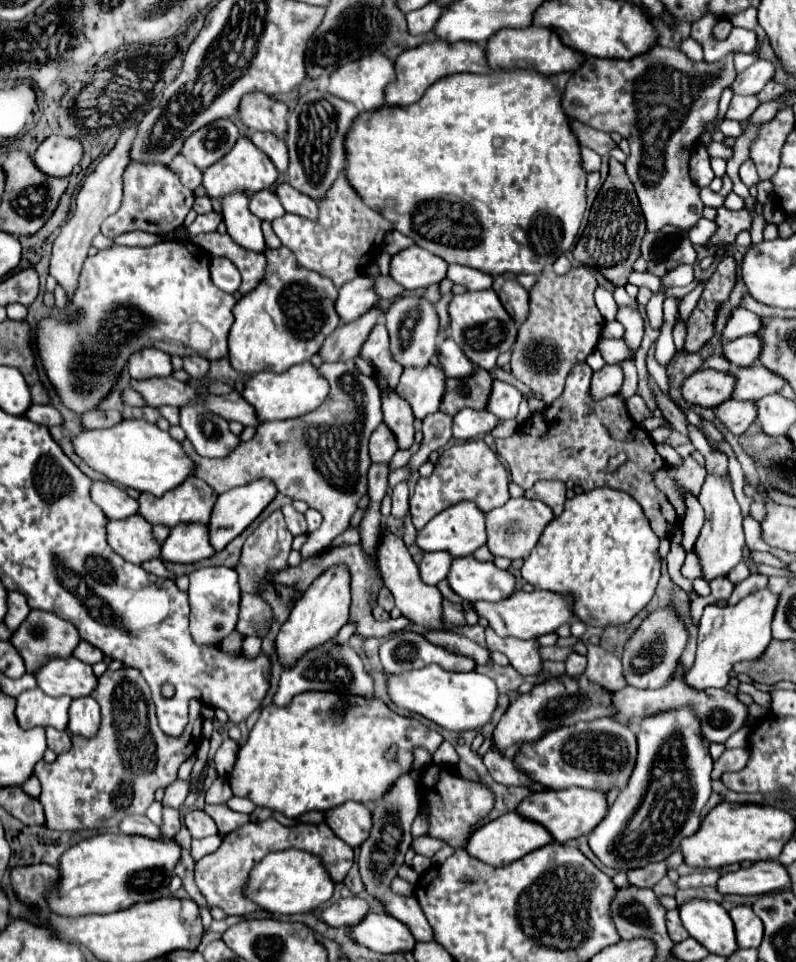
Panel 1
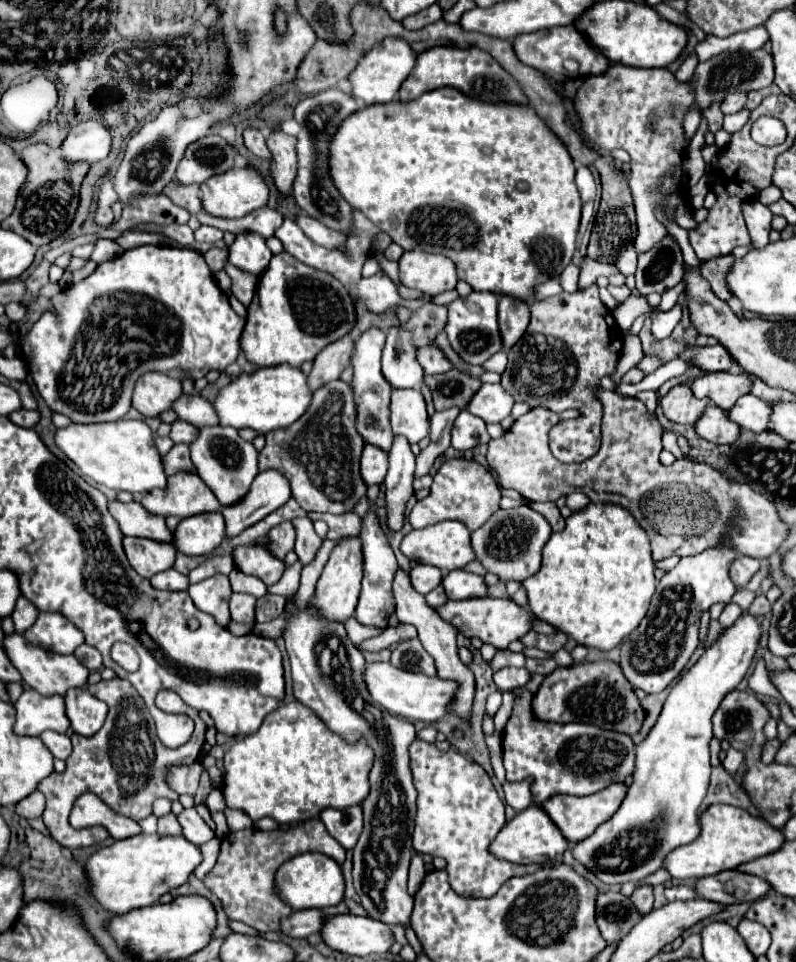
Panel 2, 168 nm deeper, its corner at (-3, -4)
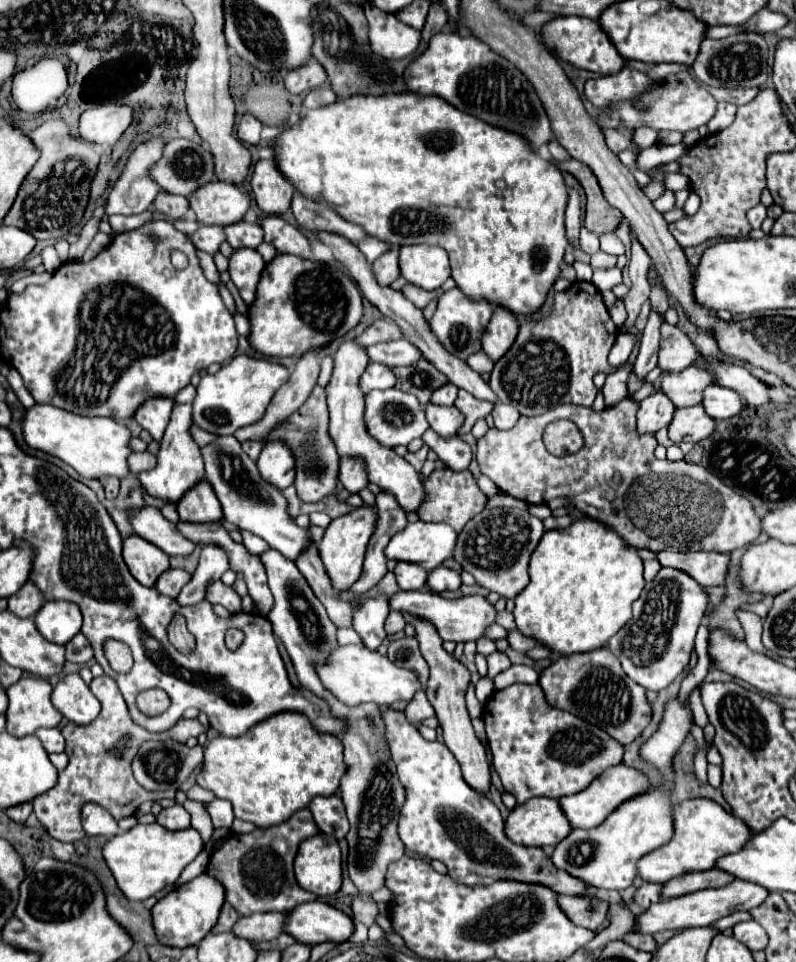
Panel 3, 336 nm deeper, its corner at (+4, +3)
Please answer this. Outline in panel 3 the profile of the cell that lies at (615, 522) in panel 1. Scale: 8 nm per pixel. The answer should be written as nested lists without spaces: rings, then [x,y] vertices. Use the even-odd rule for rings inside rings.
[[[581,517],[573,519],[565,529],[545,531],[529,563],[529,585],[515,597],[515,621],[523,635],[535,637],[539,643],[551,647],[555,653],[583,653],[605,645],[629,619],[631,603],[641,595],[645,587],[643,561],[637,549],[627,545],[627,541],[609,525]]]

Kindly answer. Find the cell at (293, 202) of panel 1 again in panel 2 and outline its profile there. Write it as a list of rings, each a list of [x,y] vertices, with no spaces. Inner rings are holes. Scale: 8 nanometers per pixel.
[[[298,216],[296,224],[302,228],[302,232],[312,240],[316,242],[318,246],[324,246],[324,248],[346,248],[346,236],[340,234],[340,232],[334,232],[330,228],[326,228],[324,224],[320,224],[318,220],[310,218],[310,216]]]

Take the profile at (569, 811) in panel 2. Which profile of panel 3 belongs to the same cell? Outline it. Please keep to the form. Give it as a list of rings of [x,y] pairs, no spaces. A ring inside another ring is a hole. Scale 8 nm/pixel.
[[[615,765],[611,769],[607,769],[607,773],[603,773],[603,777],[595,779],[587,789],[583,789],[581,793],[575,793],[575,795],[567,795],[567,797],[561,797],[559,799],[559,805],[561,805],[561,811],[565,813],[569,825],[573,829],[591,829],[591,827],[597,827],[599,823],[605,821],[605,817],[615,811],[617,805],[621,805],[623,801],[639,795],[643,789],[647,789],[649,781],[643,773],[627,767],[627,765]]]

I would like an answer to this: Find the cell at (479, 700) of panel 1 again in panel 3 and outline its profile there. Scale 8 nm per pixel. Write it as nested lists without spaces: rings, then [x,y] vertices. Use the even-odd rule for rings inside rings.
[[[345,645],[339,647],[333,655],[329,655],[323,667],[317,667],[319,679],[325,687],[343,703],[359,705],[365,701],[373,701],[377,705],[393,705],[399,701],[409,703],[413,695],[421,689],[417,673],[393,665],[385,655],[377,651],[369,651],[359,645]]]

